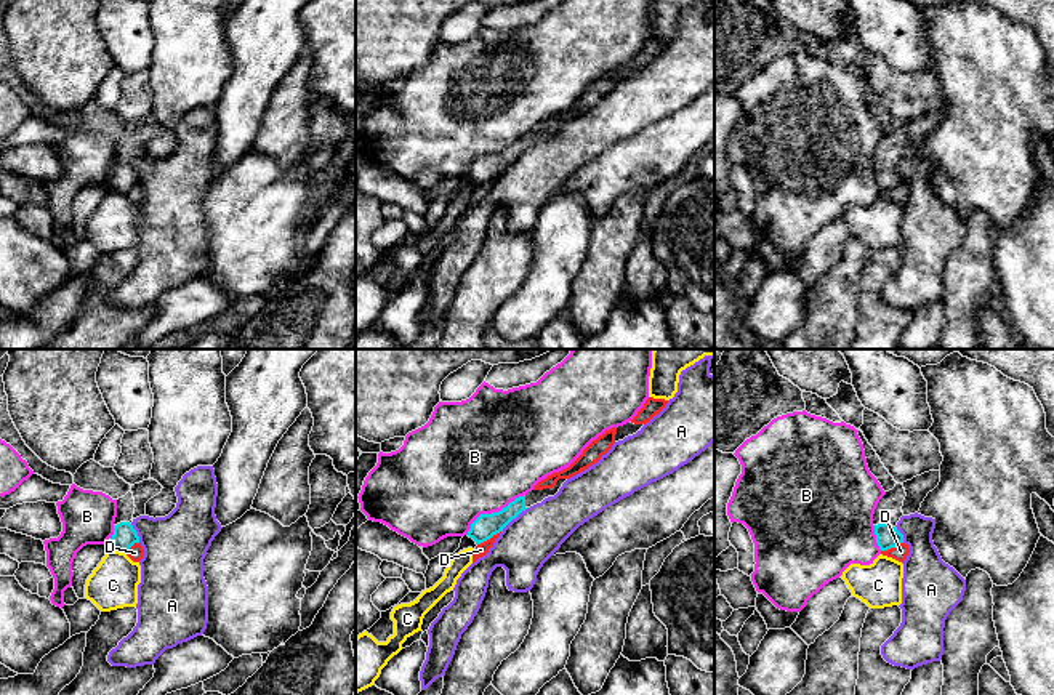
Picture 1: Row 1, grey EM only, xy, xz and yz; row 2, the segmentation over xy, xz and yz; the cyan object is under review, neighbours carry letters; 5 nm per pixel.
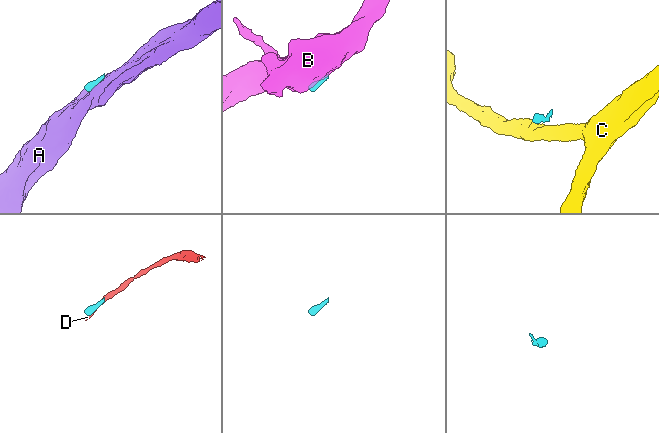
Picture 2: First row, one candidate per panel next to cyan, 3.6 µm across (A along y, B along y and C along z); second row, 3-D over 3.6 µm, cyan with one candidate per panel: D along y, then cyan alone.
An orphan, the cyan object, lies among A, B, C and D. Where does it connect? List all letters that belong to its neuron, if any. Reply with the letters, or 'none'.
none

